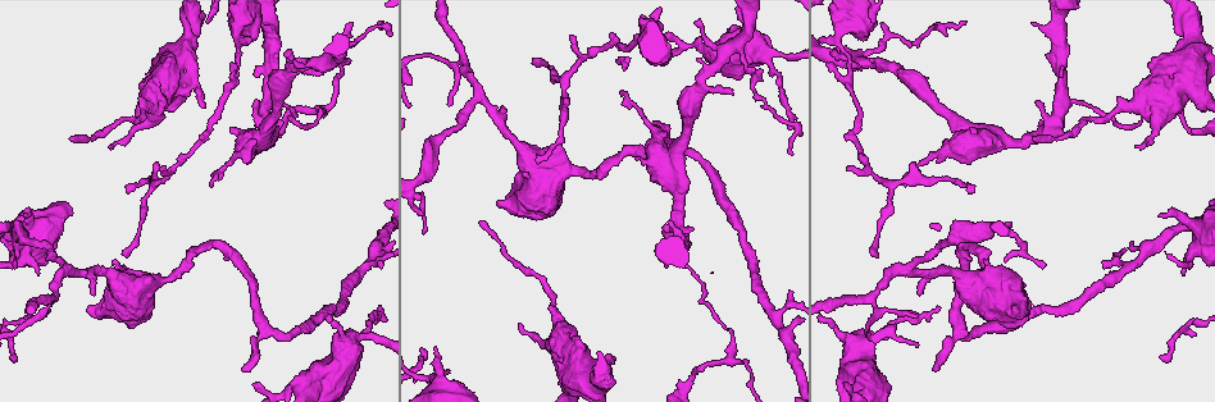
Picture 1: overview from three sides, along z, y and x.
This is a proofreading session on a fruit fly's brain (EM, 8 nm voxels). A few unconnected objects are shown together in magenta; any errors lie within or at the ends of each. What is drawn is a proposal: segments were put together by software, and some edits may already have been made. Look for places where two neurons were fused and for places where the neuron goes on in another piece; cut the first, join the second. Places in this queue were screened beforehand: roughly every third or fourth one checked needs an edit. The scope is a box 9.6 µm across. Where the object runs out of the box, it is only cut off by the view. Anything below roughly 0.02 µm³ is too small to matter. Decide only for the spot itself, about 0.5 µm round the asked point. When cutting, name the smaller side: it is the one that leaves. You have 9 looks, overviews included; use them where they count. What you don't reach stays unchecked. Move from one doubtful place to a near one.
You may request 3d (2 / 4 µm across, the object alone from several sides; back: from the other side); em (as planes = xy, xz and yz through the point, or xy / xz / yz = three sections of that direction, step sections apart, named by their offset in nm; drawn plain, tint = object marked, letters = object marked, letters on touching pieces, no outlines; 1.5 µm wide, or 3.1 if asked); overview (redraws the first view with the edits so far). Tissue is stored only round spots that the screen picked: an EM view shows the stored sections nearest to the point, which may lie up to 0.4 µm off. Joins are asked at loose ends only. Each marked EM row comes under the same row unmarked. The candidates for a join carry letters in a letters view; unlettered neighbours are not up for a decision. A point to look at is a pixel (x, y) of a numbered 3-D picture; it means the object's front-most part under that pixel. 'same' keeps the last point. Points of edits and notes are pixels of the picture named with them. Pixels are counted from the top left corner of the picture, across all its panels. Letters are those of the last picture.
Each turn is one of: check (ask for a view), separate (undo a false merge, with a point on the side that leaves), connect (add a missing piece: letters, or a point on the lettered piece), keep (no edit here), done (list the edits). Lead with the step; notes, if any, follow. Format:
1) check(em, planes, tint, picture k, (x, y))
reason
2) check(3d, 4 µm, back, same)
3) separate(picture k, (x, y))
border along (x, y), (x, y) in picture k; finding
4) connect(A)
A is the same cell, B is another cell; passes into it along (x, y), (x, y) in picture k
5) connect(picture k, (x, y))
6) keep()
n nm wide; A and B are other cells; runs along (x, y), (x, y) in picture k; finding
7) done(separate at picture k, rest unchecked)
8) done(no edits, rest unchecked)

check(em, xy, step 4, tint, picture 1, (765, 57))
thick turns thin

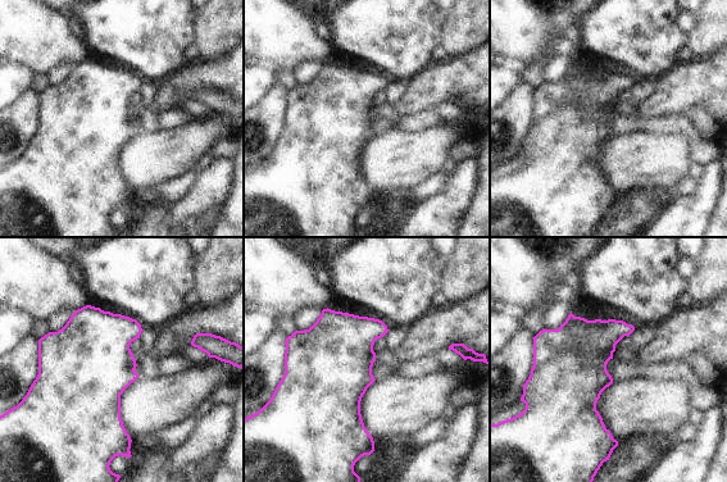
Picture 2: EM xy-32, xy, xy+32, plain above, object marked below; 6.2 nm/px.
check(em, yz, step 4, letters, same)
cut it another way

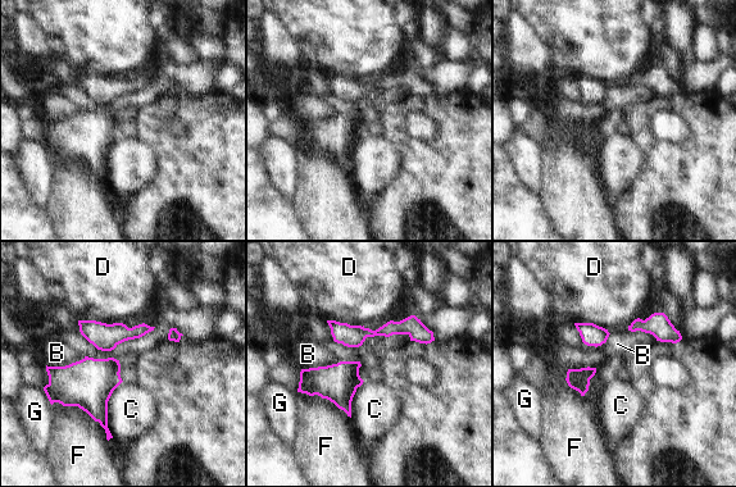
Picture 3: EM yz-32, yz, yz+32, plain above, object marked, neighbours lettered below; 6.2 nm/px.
keep()
160 nm wide; B, C, D, F and G are other cells; border along (341, 360), (334, 364), (301, 369) in picture 3; continuous, no second neuron

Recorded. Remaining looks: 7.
check(em, planes, letters, picture 1, (1182, 272))

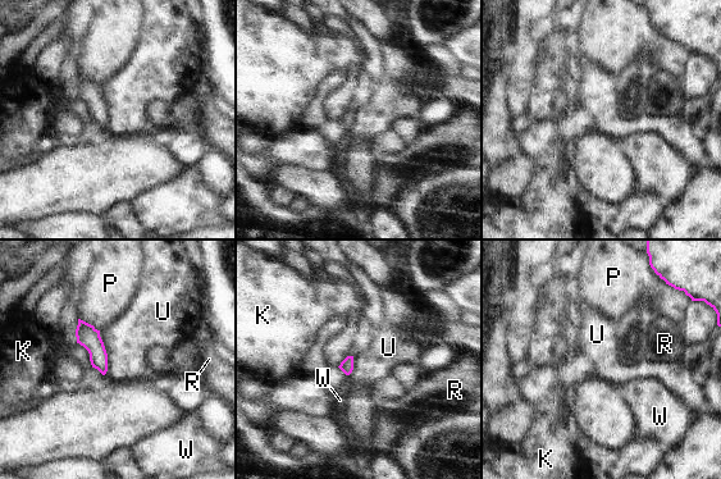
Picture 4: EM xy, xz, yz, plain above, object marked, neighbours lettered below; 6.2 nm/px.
keep()
K, P, R, U and W are other cells; border along (99, 331), (106, 354), (105, 374) in picture 4; none of them fits

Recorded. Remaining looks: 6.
check(em, planes, letters, picture 1, (503, 108))
branch stops here

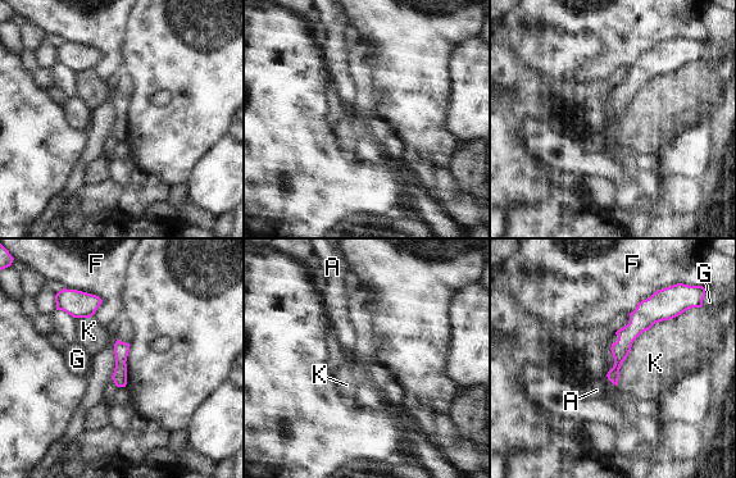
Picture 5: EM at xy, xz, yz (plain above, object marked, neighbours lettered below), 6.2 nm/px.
keep()
100 nm wide; A, F, G and K are other cells; runs along (654, 297), (626, 336), (614, 379) in picture 5; none of them fits

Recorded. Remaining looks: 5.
check(em, planes, letters, picture 1, (731, 356))
three arms meet

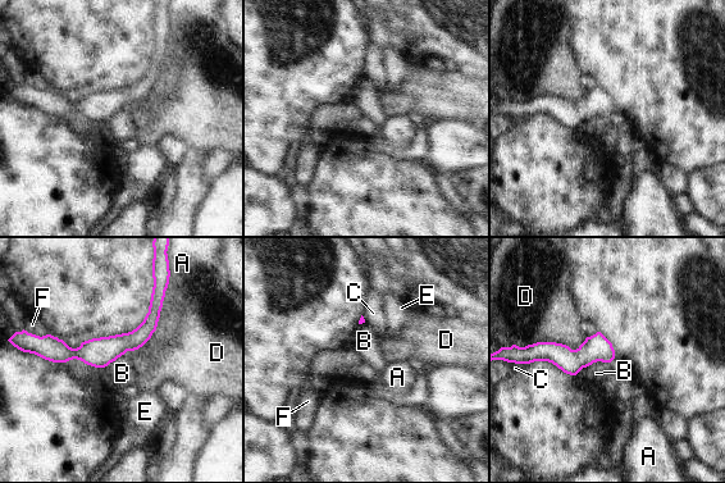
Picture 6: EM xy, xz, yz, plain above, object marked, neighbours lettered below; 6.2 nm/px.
keep()
D touches over 460 nm; A, B, C, D, E and F are other cells; border along (587, 337), (575, 349), (514, 345) in picture 6; one neuron here

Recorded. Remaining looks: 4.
done(no edits, rest unchecked)

